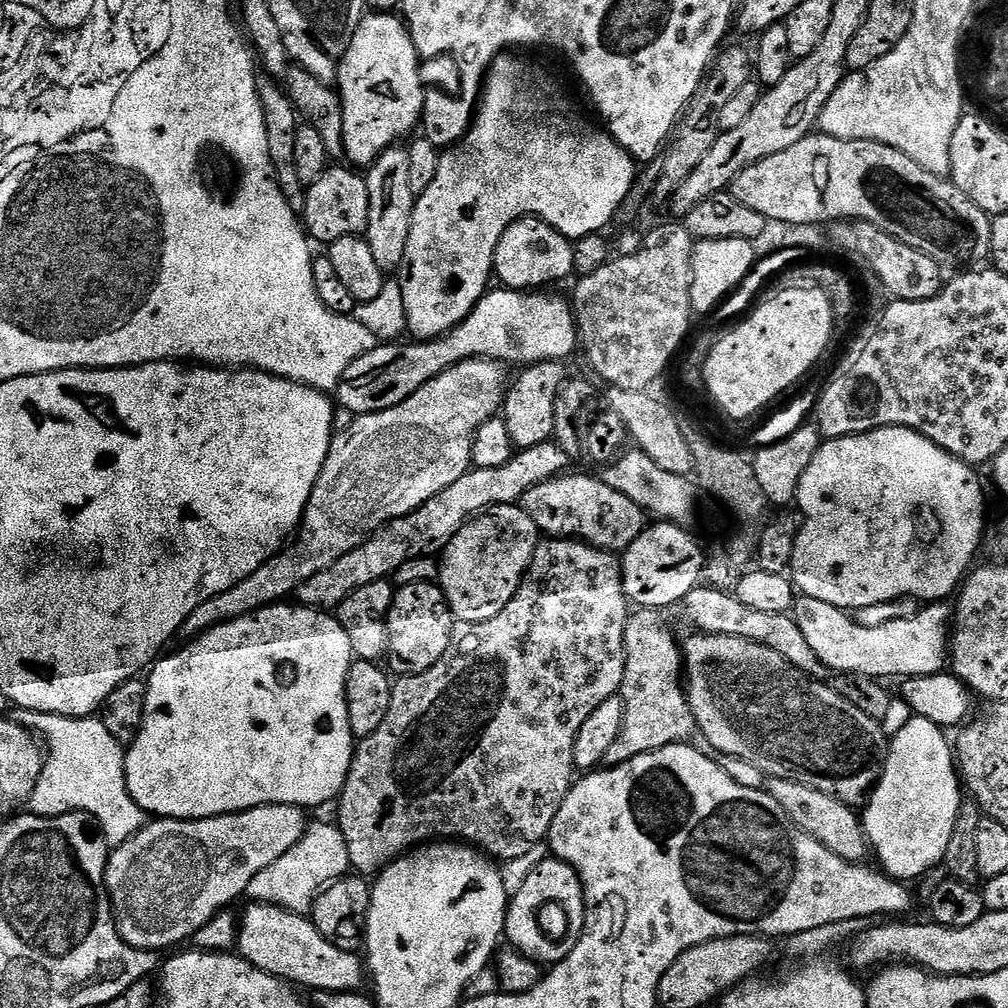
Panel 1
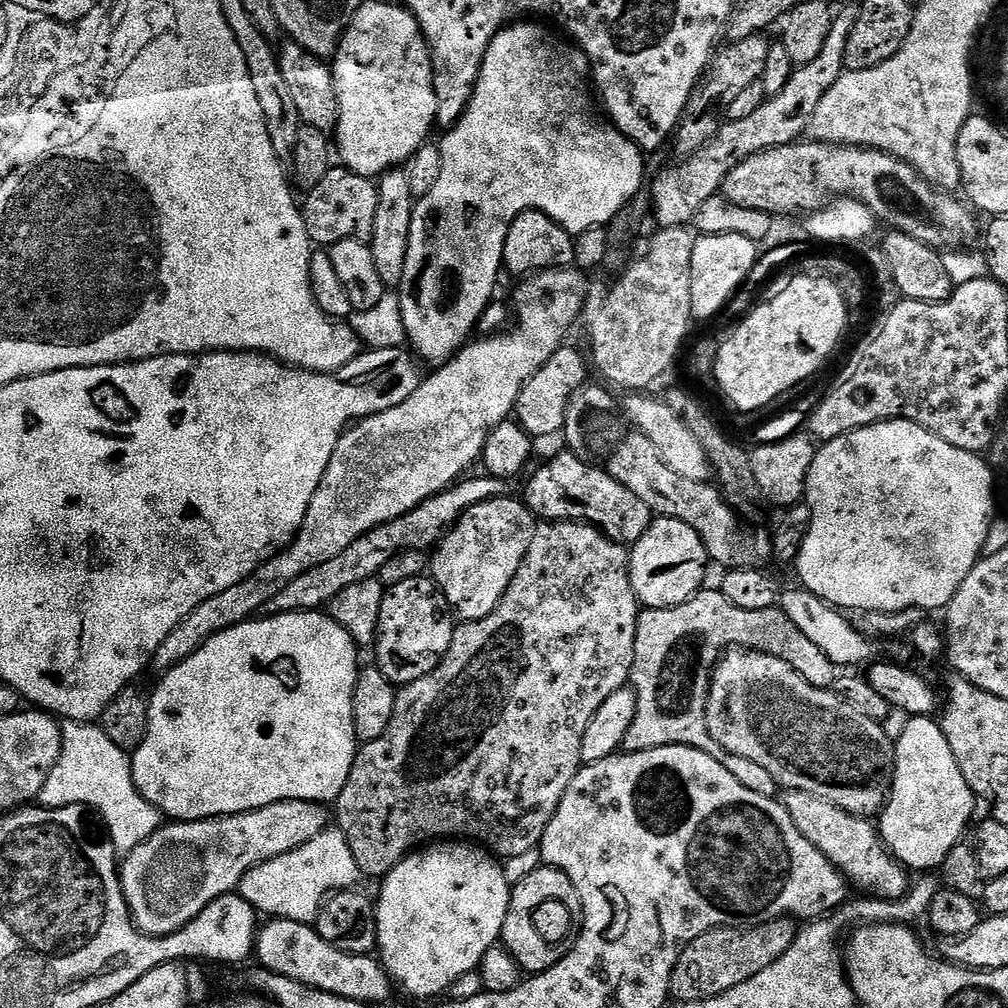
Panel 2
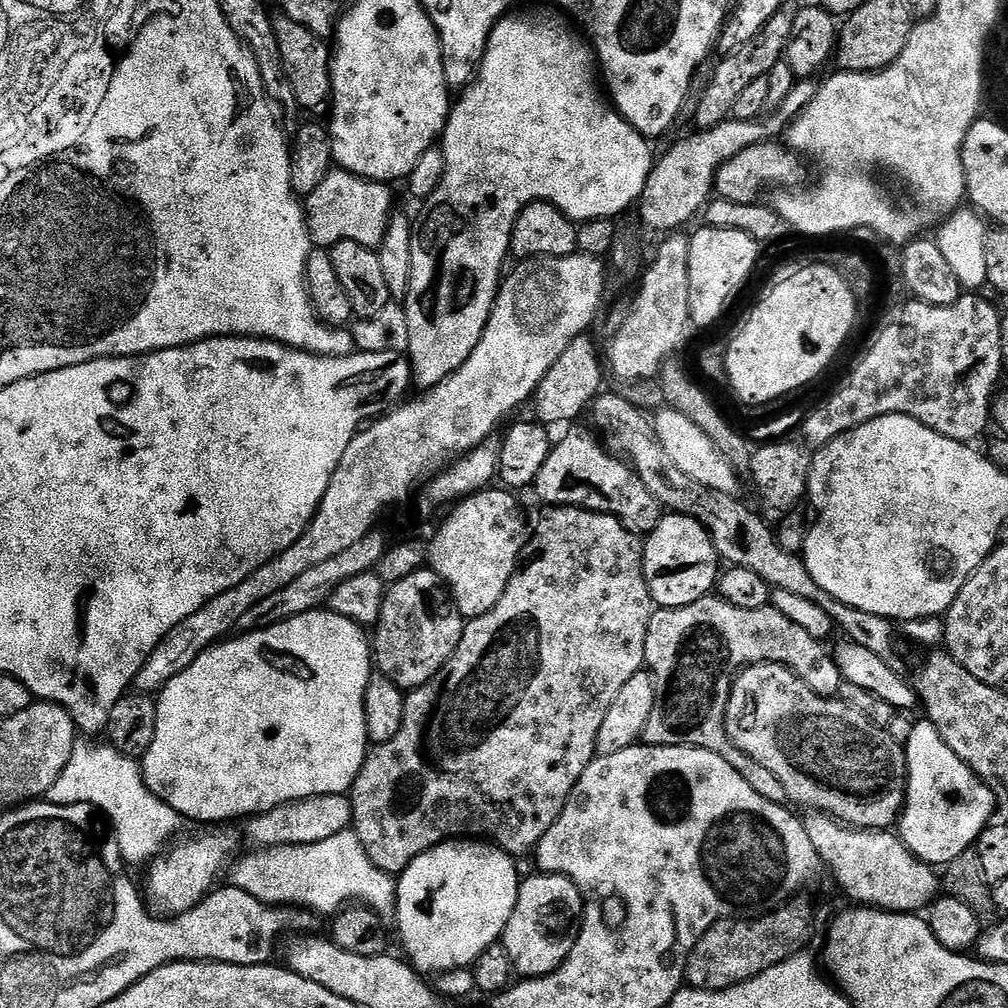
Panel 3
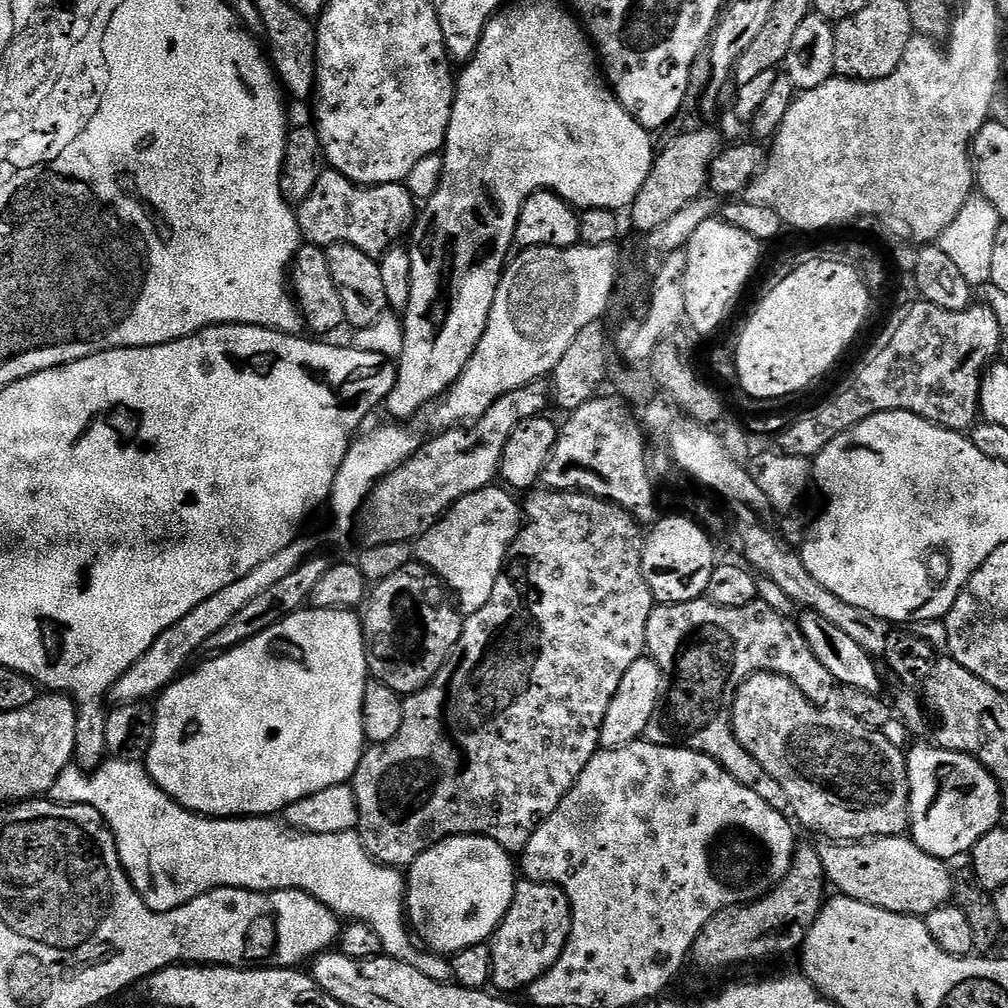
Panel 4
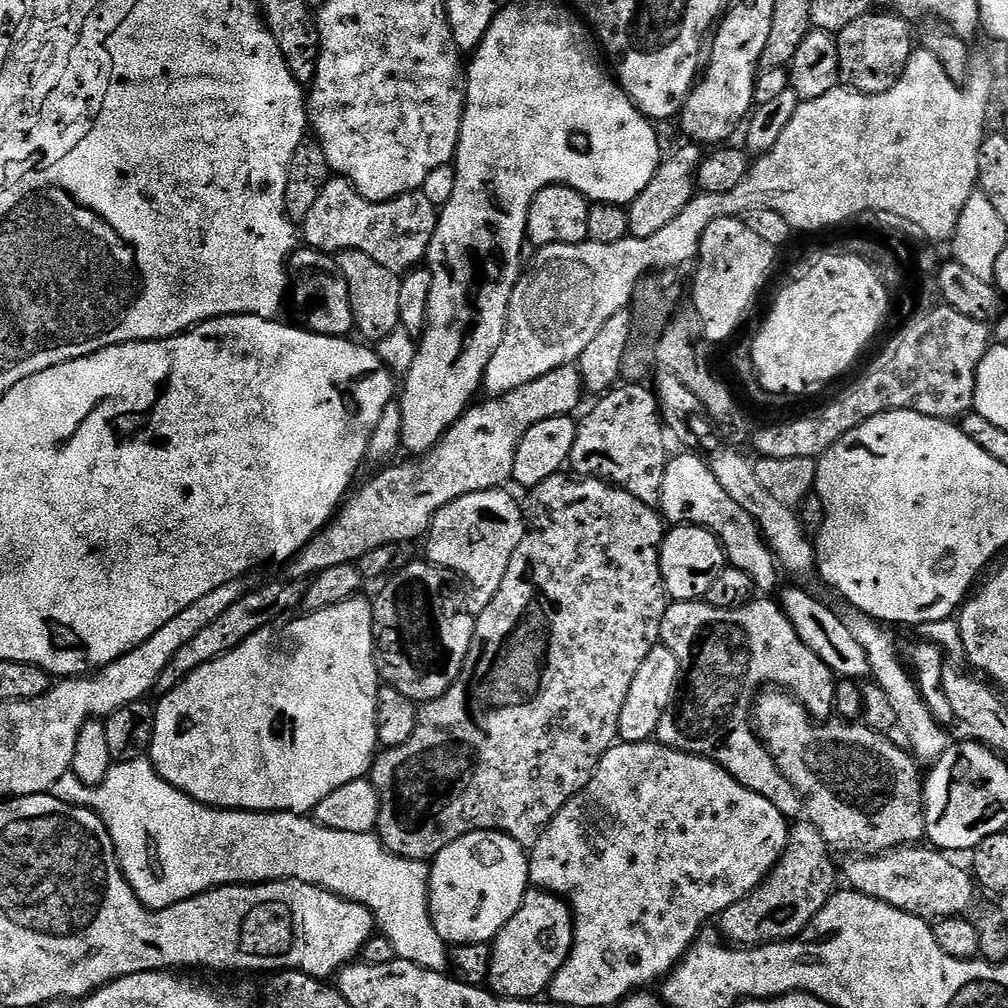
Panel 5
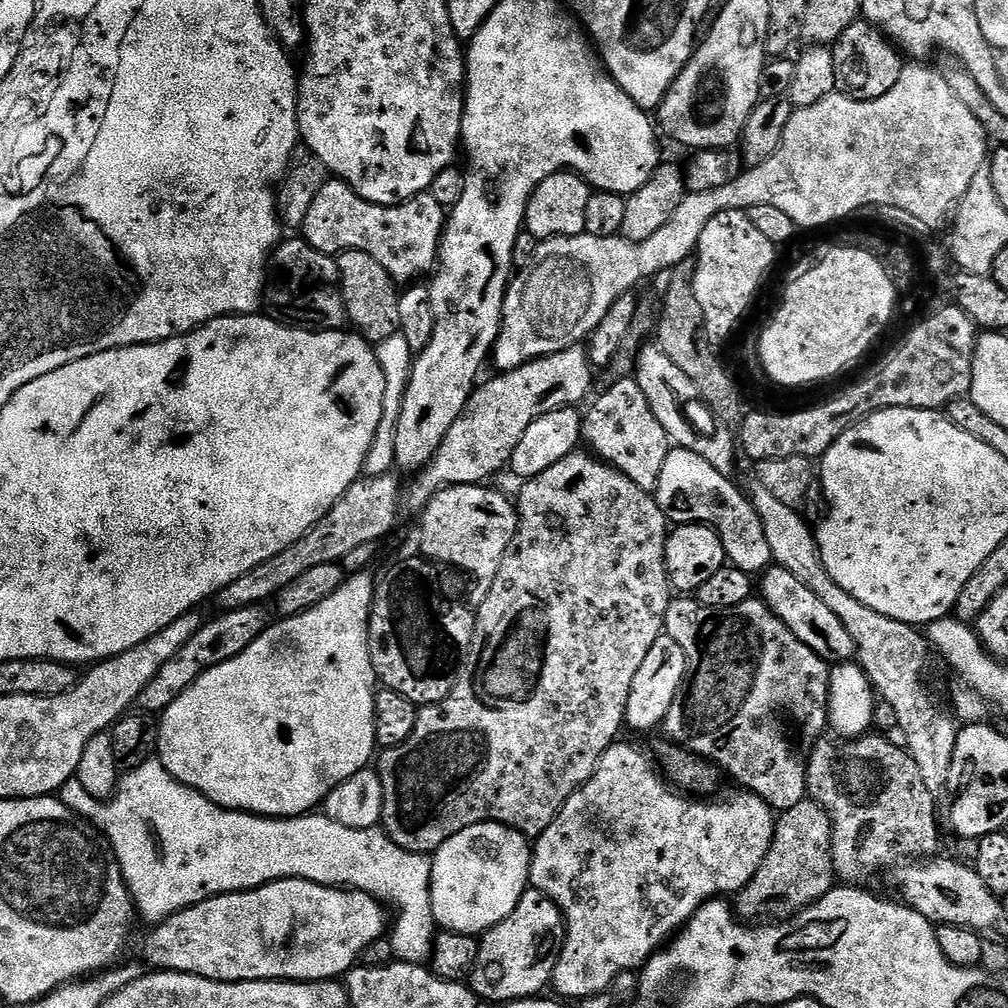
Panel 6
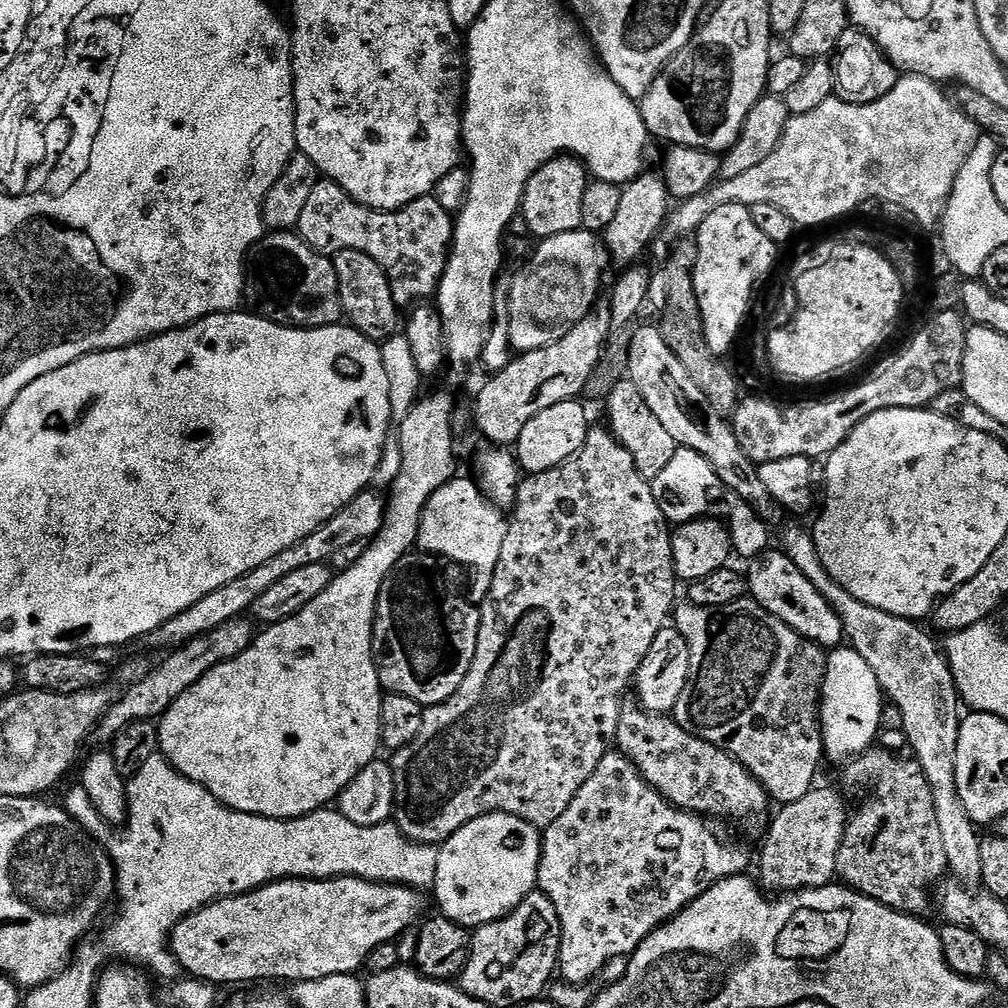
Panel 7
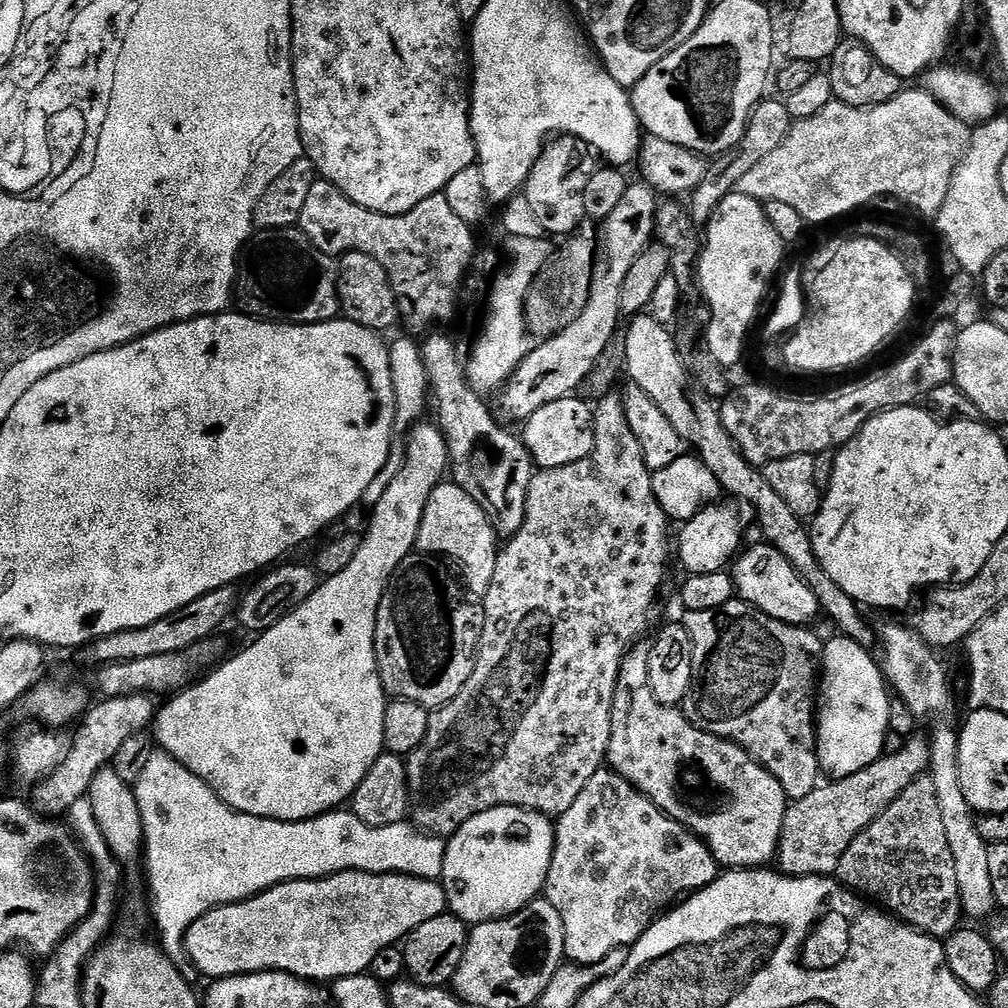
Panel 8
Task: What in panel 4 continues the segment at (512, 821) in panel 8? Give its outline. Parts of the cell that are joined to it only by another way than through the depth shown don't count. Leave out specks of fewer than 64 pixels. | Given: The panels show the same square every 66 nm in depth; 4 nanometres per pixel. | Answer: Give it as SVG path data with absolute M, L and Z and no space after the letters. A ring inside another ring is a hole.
M451 836L442 842L438 842L432 848L427 848L427 850L411 864L408 876L408 887L406 890L406 915L410 921L411 927L414 929L415 935L436 954L455 954L475 944L491 941L496 929L499 928L502 921L504 921L505 914L510 910L510 906L516 898L518 868L517 865L516 868L512 865L512 860L514 860L513 853L509 852L507 848L502 847L496 840L492 840L489 836Z

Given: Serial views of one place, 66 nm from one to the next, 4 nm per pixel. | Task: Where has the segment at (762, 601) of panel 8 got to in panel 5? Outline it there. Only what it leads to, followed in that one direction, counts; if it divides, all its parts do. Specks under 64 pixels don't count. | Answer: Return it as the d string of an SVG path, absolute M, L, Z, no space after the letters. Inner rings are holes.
M785 588L779 593L778 603L787 614L788 621L794 626L798 638L802 638L802 642L806 642L806 646L810 646L810 650L814 650L814 654L818 654L822 658L822 662L826 662L828 669L835 672L837 677L867 677L870 671L866 650L862 650L862 646L858 646L854 634L850 634L850 630L846 630L840 612L836 610L831 612L818 597L811 596L804 588L788 588L785 592L784 590Z

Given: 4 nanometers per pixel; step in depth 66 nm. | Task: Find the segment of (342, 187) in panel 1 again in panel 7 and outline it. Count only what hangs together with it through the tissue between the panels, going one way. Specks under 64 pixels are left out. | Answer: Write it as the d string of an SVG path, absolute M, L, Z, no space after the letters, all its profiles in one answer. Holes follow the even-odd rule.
M327 178L314 186L302 209L302 218L296 223L298 235L316 252L362 250L362 254L370 254L388 275L397 306L412 306L435 297L452 250L453 227L453 213L443 208L435 195L418 198L399 212L379 212L362 206L342 186Z

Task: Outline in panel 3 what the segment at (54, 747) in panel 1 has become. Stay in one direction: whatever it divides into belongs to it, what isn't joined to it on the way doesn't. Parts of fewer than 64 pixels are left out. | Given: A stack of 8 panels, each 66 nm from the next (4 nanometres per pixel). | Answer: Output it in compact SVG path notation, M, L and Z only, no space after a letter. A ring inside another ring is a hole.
M73 743L70 762L66 762L66 770L62 770L54 789L55 799L60 802L94 802L97 809L111 823L112 830L116 834L116 841L120 847L120 854L124 857L125 865L132 866L132 864L144 863L144 865L147 865L161 855L169 841L177 835L175 832L179 830L180 824L182 825L182 817L165 800L157 798L144 785L144 781L141 779L141 765L135 759L123 756L117 748L111 746L103 747L95 748L92 744Z

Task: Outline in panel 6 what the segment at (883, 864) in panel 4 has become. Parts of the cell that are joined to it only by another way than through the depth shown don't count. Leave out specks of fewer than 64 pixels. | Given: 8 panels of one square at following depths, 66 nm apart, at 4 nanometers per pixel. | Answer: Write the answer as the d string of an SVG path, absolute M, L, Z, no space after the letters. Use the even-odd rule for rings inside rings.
M924 858L919 862L908 862L897 867L896 888L901 892L903 903L912 908L933 926L953 924L972 928L981 934L991 933L1004 920L1001 897L995 896L982 882L975 867L959 864L956 860ZM908 864L908 865L907 865ZM905 867L905 868L904 868ZM992 928L992 929L991 929Z

